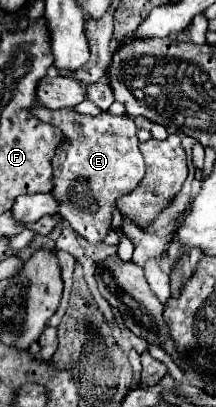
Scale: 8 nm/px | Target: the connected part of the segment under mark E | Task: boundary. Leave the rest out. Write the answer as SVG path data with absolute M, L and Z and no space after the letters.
M34 106L30 110L38 120L60 128L64 140L54 154L54 194L58 202L58 214L70 222L70 226L88 242L104 240L112 224L114 202L136 188L144 176L144 160L138 150L136 124L124 116L100 114L86 116L74 108L50 110Z

